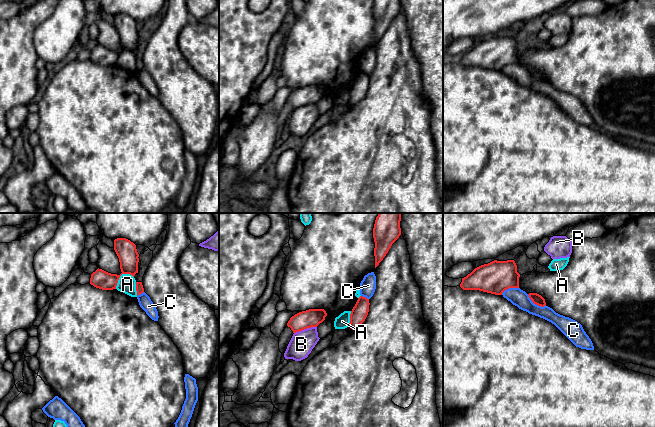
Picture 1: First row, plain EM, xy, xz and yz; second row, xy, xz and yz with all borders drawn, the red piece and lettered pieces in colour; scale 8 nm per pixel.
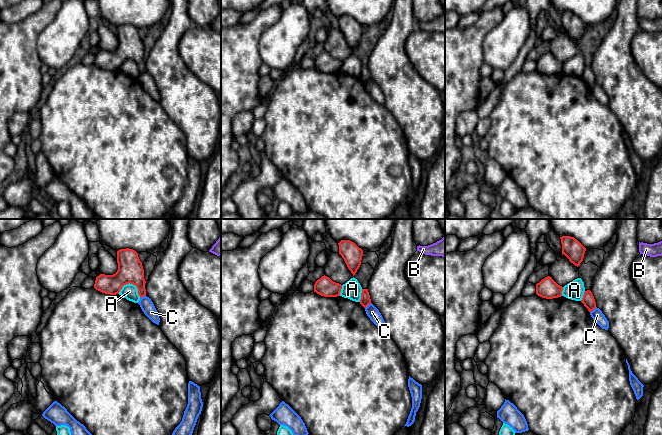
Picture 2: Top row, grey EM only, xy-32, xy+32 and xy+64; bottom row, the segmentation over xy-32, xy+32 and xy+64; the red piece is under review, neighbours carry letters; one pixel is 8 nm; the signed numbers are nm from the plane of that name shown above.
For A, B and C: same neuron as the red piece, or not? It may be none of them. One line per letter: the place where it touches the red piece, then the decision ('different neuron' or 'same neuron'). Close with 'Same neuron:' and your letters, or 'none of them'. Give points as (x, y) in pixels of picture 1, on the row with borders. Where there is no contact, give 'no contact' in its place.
A: meets red in xy at (120, 275); different neuron
B: meets red in xz at (305, 328); different neuron
C: meets red in yz at (535, 303); different neuron
Same neuron: none of them

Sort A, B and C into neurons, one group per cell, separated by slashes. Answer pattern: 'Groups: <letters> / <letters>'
Groups: A / B / C

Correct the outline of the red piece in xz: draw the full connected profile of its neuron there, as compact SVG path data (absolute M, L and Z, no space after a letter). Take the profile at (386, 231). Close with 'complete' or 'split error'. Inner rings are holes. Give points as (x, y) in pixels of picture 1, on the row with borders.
M379 213L376 217L373 228L375 268L401 235L400 221L401 213Z | complete

